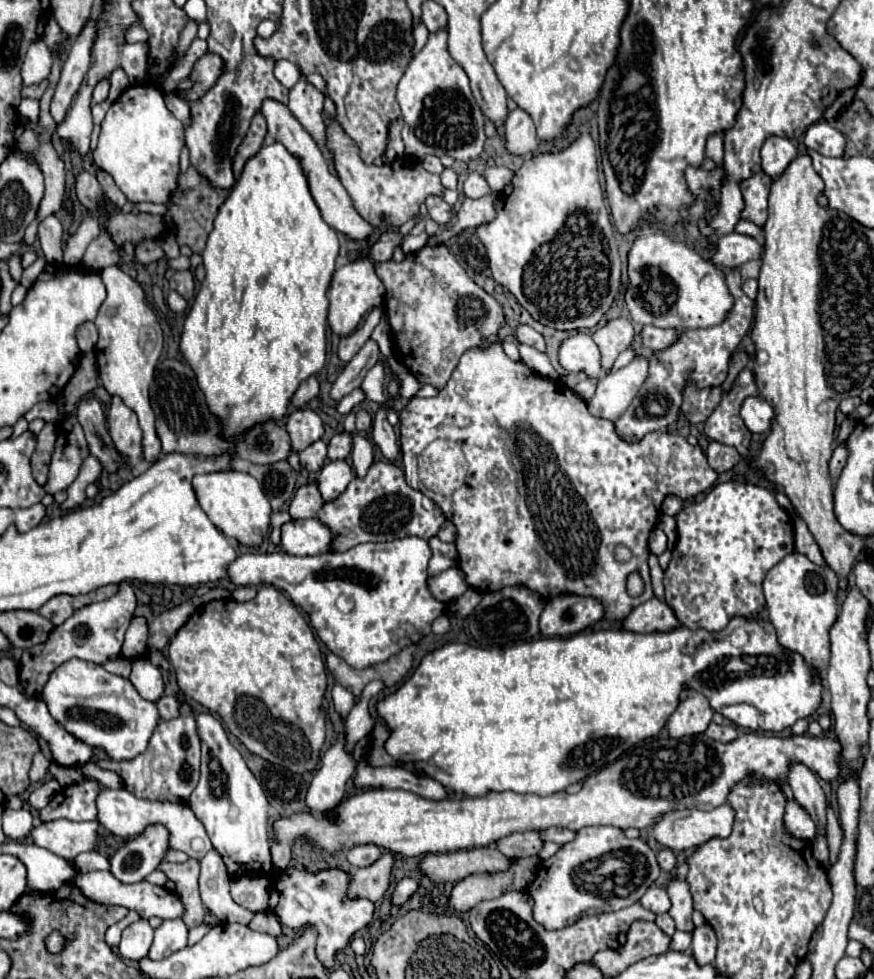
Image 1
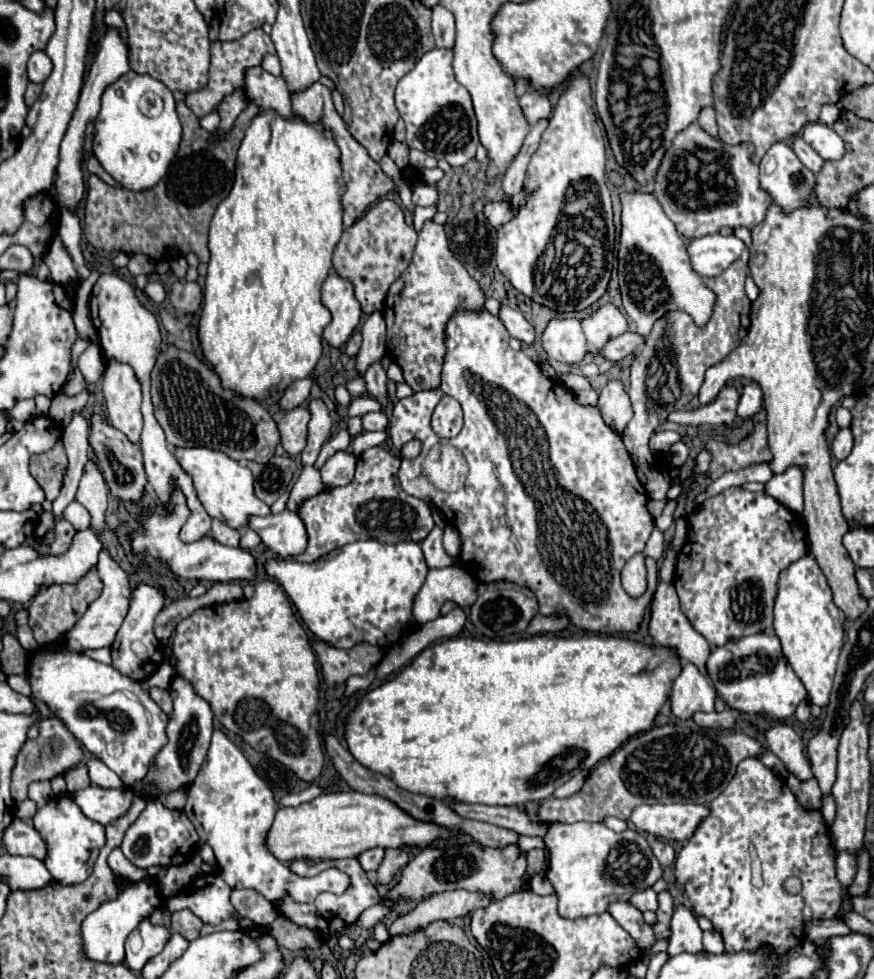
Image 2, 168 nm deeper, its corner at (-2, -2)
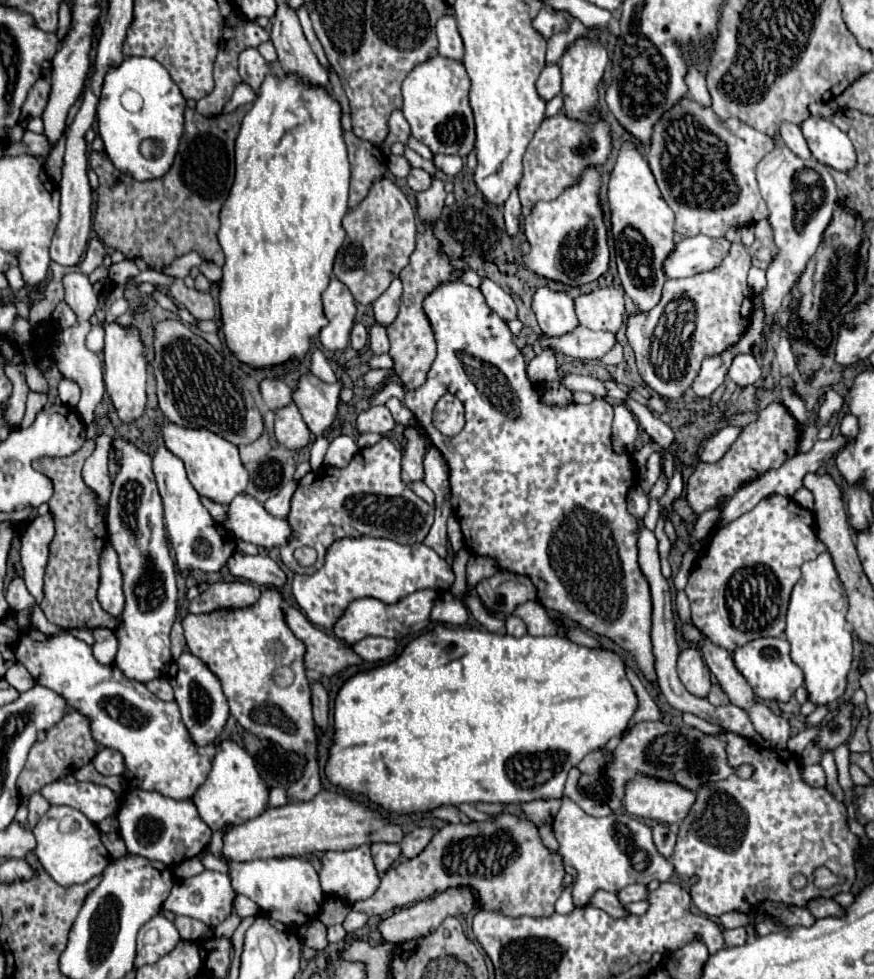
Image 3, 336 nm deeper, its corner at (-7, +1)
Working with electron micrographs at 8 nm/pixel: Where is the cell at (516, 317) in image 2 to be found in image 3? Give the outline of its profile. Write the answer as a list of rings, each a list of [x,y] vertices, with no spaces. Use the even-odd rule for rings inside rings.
[[[481,278],[479,290],[481,290],[483,296],[485,296],[485,304],[487,304],[497,316],[501,316],[501,318],[505,318],[505,320],[517,318],[517,306],[515,306],[513,298],[511,298],[501,286],[497,286],[493,280]]]

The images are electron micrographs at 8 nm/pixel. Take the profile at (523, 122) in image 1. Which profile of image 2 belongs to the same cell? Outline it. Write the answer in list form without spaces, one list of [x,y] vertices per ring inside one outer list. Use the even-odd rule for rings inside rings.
[[[528,91],[520,97],[520,107],[522,107],[522,113],[526,117],[526,121],[530,125],[534,125],[536,121],[540,119],[548,119],[552,115],[552,107],[550,107],[550,101],[542,95],[538,95],[536,91]]]

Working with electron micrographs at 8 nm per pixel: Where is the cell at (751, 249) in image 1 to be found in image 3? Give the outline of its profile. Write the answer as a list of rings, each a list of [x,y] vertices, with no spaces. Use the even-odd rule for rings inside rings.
[[[691,236],[675,244],[669,256],[663,260],[665,278],[685,278],[715,268],[729,252],[731,242],[727,238]]]

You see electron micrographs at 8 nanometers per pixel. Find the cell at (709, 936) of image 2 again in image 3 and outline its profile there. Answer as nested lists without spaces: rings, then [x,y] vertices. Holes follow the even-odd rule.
[[[735,928],[735,930],[723,930],[727,946],[741,946],[747,942],[747,930],[745,928]]]

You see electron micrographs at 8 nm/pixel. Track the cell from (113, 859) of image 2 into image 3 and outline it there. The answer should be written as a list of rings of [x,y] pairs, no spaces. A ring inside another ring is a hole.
[[[99,832],[101,836],[101,842],[103,846],[107,848],[107,852],[111,854],[111,858],[117,858],[117,856],[123,856],[127,852],[125,848],[125,842],[121,840],[121,836],[117,832]]]

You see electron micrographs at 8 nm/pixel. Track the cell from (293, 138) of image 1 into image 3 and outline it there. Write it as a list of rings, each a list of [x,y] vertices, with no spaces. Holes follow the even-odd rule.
[[[245,48],[239,56],[239,76],[243,78],[243,82],[257,90],[261,86],[261,80],[265,78],[265,72],[271,72],[271,68],[257,52],[257,48]]]

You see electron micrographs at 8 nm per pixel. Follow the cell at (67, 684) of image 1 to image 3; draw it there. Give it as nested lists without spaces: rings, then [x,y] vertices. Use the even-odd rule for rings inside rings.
[[[37,628],[21,634],[15,646],[17,660],[31,672],[37,684],[61,694],[69,706],[89,716],[93,738],[105,746],[119,750],[125,758],[125,780],[129,786],[157,790],[169,798],[191,798],[205,782],[217,742],[197,746],[187,732],[175,700],[163,702],[141,682],[127,680],[113,664],[105,666],[93,658],[91,646],[75,638],[67,630],[45,636]]]

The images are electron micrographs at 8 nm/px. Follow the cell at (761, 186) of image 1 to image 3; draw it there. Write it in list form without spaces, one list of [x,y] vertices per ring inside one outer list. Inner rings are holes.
[[[683,96],[679,104],[675,104],[657,120],[651,132],[651,144],[645,148],[645,156],[649,160],[657,186],[669,208],[675,212],[675,232],[681,236],[705,234],[711,238],[721,238],[731,226],[741,228],[765,220],[769,216],[769,210],[765,208],[765,202],[759,194],[755,166],[773,148],[775,140],[771,136],[757,132],[737,118],[721,120],[713,112],[713,108],[699,106],[693,98]]]

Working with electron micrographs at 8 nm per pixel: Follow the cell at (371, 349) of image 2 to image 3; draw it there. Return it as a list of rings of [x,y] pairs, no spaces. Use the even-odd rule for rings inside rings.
[[[395,278],[389,288],[373,302],[373,310],[375,310],[375,320],[379,324],[389,326],[397,312],[399,312],[399,300],[401,300],[401,280]]]

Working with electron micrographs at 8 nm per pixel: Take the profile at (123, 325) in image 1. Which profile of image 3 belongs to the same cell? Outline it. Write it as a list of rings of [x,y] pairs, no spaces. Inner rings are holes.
[[[161,442],[155,448],[153,472],[157,478],[163,506],[165,506],[165,526],[167,526],[167,534],[175,550],[175,562],[177,562],[181,576],[187,578],[191,570],[219,572],[237,550],[237,542],[233,540],[233,534],[225,532],[221,524],[215,524],[207,508],[201,504],[197,490],[189,484],[185,466]]]

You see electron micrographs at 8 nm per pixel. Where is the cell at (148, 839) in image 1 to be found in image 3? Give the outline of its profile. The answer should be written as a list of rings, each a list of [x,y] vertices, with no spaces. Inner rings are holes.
[[[131,788],[121,796],[117,810],[119,836],[123,838],[129,852],[159,860],[163,864],[181,864],[187,858],[197,856],[211,842],[211,828],[199,818],[193,800],[173,800],[155,790]]]

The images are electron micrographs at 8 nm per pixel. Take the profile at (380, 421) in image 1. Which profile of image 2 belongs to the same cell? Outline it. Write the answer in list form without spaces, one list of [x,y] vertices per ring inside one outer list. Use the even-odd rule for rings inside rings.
[[[374,363],[368,367],[366,375],[364,375],[364,381],[366,381],[366,387],[368,387],[368,393],[378,399],[382,403],[382,411],[386,411],[388,407],[388,397],[386,397],[386,371],[380,367],[380,363]]]

